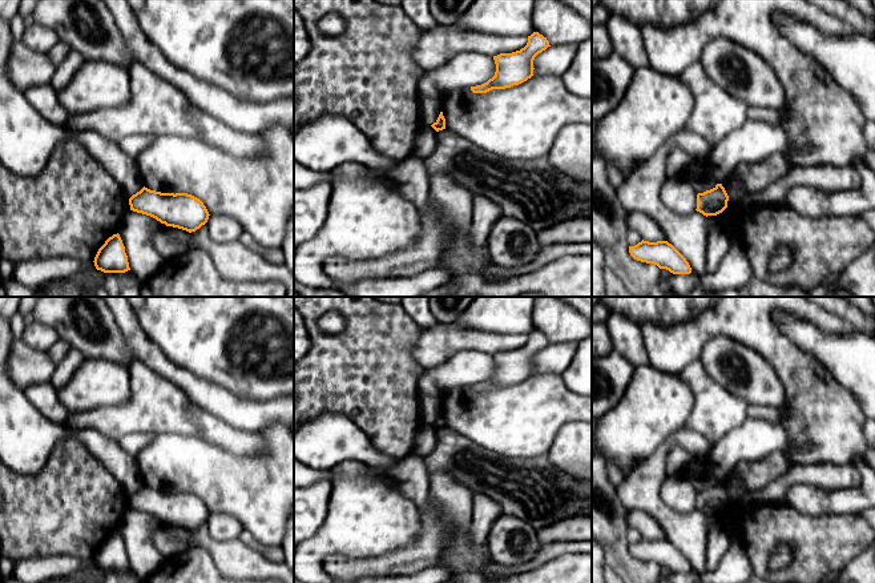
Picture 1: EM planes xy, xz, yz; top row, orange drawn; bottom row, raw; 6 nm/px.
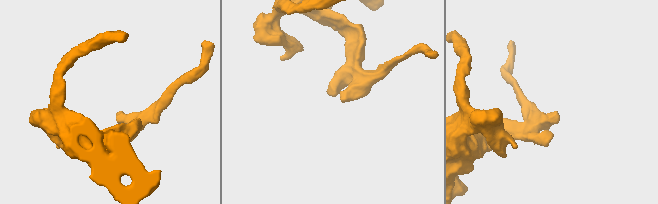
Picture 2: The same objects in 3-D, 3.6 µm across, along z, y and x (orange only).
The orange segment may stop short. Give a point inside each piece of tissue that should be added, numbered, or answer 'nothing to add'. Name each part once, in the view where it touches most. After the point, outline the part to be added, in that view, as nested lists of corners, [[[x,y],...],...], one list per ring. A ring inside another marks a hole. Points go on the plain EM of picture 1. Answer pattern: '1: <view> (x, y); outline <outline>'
nothing to add

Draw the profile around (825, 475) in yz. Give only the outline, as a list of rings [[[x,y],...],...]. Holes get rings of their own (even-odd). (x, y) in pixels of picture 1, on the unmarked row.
[[[830,462],[793,465],[781,477],[758,491],[739,496],[747,506],[778,506],[786,503],[787,491],[795,485],[810,485],[826,491],[858,487],[862,474],[855,465],[836,465]]]

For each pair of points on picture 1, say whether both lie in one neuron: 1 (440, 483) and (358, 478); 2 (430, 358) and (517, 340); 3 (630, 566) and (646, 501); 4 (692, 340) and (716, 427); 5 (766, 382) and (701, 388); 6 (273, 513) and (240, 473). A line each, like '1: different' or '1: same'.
1: different
2: same
3: different
4: different
5: different
6: same

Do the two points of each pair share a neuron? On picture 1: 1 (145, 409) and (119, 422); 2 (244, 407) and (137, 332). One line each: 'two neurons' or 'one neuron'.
1: one neuron
2: one neuron

